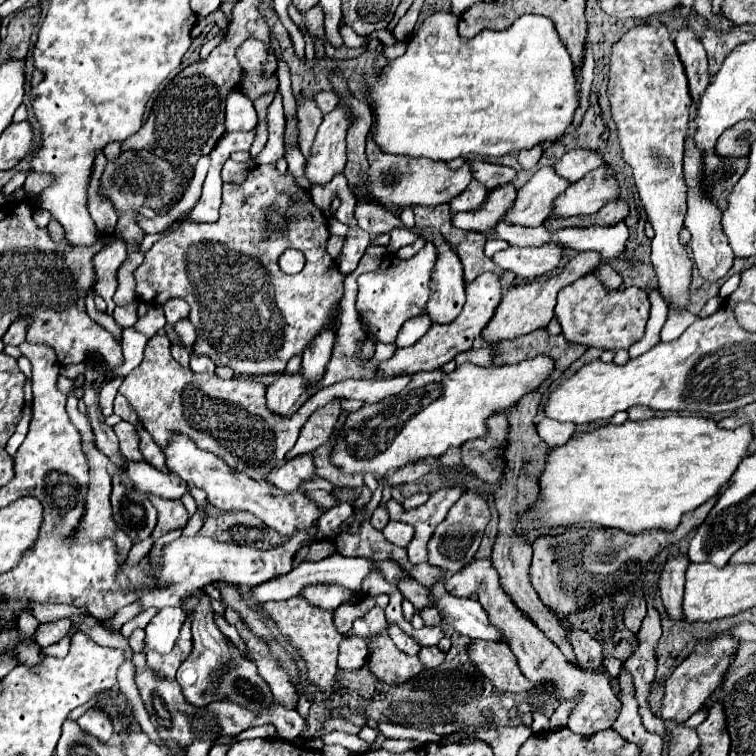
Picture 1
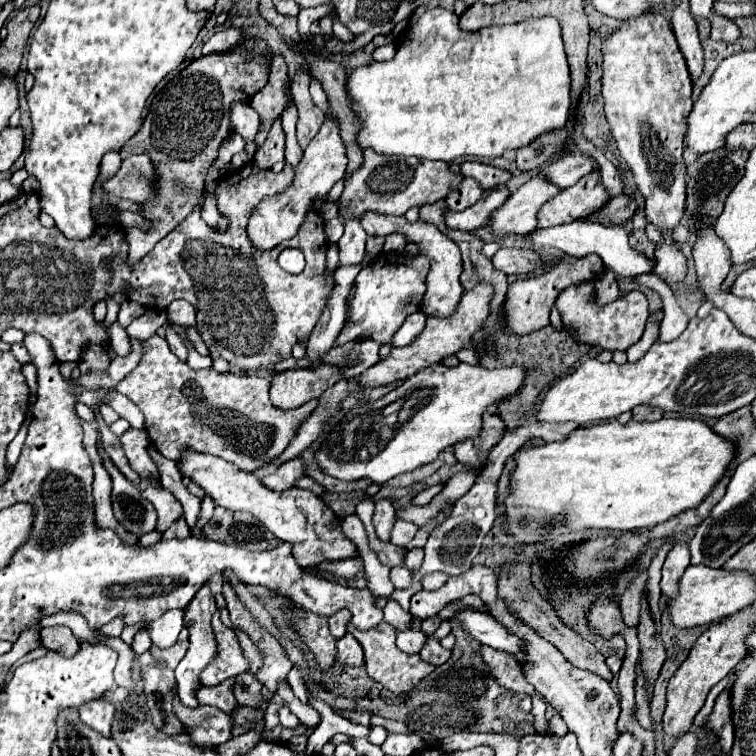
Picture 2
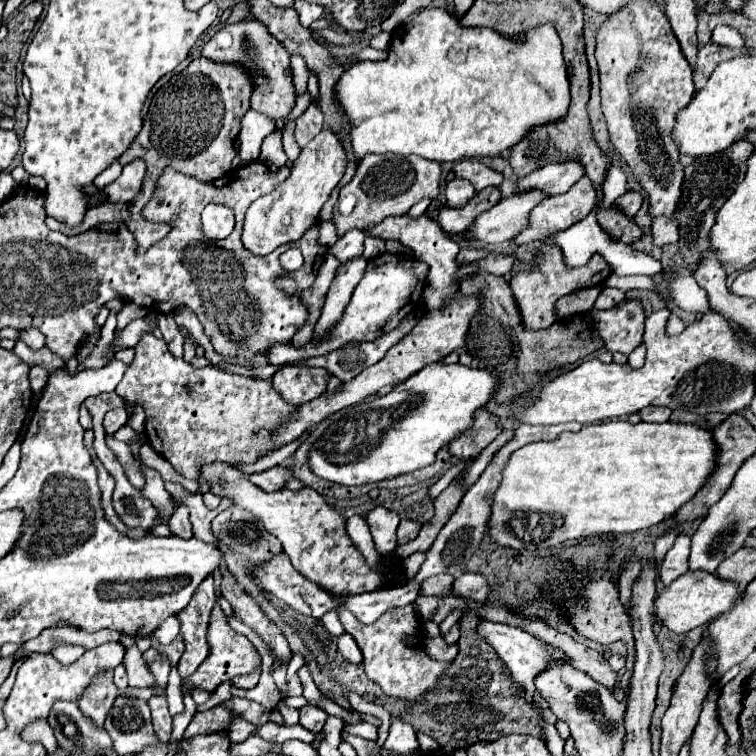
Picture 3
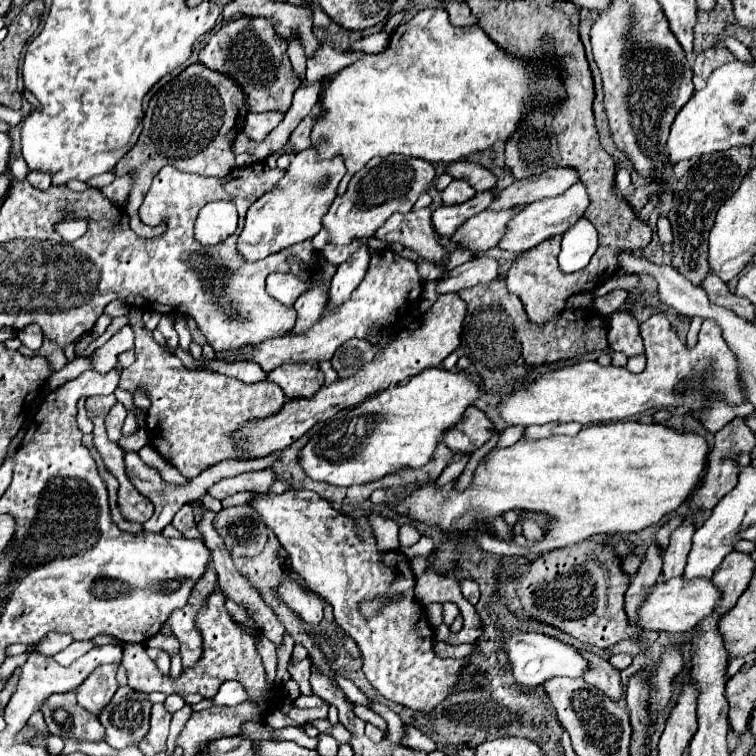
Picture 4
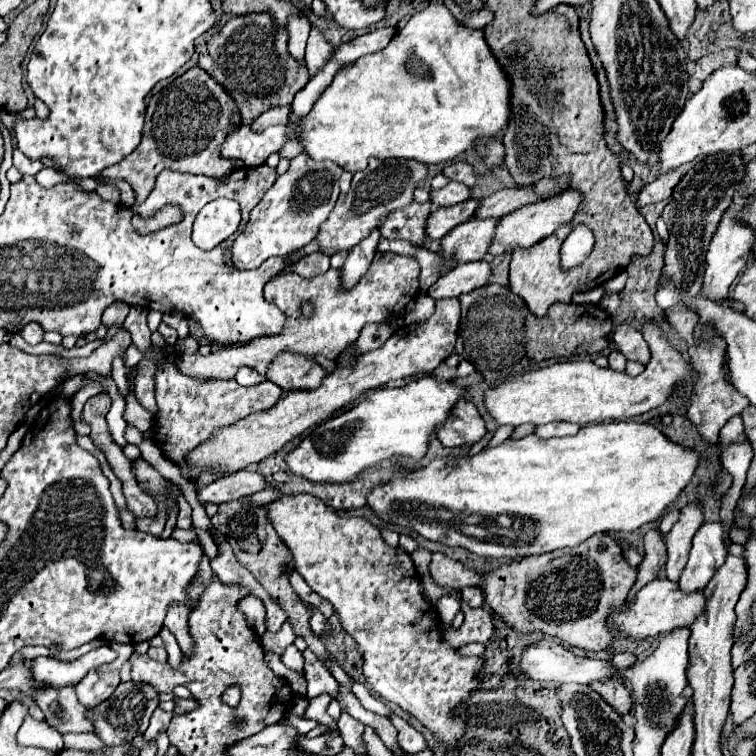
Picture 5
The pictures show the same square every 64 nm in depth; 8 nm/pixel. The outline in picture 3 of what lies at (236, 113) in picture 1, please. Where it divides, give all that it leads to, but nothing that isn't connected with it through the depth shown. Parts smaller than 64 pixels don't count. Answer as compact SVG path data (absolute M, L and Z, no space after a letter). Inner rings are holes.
M248 110L242 118L240 118L240 148L239 155L243 164L249 164L258 160L260 155L260 144L262 140L272 132L270 130L270 124L272 120L268 120L266 116L254 112L254 110ZM256 124L260 124L260 128L256 128Z

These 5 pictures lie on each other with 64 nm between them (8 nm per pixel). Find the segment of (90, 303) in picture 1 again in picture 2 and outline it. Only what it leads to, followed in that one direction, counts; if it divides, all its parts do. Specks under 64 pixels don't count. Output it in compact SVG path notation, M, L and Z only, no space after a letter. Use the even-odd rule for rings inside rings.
M114 322L108 330L110 334L110 343L116 353L120 357L127 356L130 353L130 342L124 328L122 328L118 322Z

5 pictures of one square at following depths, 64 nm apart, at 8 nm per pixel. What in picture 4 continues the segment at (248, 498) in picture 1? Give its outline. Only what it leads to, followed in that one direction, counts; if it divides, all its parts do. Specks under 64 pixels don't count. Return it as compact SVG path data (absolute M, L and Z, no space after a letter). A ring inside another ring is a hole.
M288 490L282 494L250 492L250 496L252 498L250 498L248 506L252 506L262 516L266 526L276 534L282 548L288 552L292 570L308 584L310 590L322 594L322 598L332 604L334 618L336 618L338 626L358 644L358 648L362 652L362 662L364 662L362 670L364 670L368 682L384 698L404 704L404 706L410 706L420 712L430 712L436 704L440 704L452 692L452 686L456 684L460 668L466 664L466 660L452 660L452 658L442 660L434 654L434 650L432 650L434 630L428 624L426 608L414 598L414 574L410 570L408 558L398 550L378 552L366 518L358 518L358 528L356 528L354 518L340 514L338 510L334 510L330 506L328 500L320 498L312 490ZM380 594L390 596L390 598L396 594L404 594L404 598L400 602L386 604L386 608L382 608L382 612L378 612L378 616L374 616L370 620L362 618L358 612L360 600L374 598Z

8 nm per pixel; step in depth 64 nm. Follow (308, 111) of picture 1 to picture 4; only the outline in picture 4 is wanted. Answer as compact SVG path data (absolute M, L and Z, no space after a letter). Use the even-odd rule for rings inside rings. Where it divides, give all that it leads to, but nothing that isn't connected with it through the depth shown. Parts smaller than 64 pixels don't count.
M298 40L288 42L288 56L290 56L290 62L292 62L294 74L304 82L306 80L306 56L304 56L302 44ZM308 114L308 116L296 126L296 130L290 134L290 142L292 142L292 146L294 146L296 152L306 150L306 148L310 146L310 132L312 132L314 124L316 124L316 116L314 116L314 114Z

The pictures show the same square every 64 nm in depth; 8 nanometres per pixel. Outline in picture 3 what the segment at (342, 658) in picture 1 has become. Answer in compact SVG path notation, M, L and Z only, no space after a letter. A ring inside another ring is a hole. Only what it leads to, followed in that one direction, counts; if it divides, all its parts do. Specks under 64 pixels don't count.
M342 634L338 638L338 652L352 664L362 664L362 652L350 634Z

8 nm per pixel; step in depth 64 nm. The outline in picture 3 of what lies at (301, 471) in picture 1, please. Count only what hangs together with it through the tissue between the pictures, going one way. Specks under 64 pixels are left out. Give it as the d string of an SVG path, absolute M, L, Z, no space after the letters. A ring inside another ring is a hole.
M276 466L276 468L270 468L266 472L260 472L260 474L252 474L250 480L260 486L262 490L266 492L276 492L276 490L282 490L284 484L294 478L294 472L290 466Z

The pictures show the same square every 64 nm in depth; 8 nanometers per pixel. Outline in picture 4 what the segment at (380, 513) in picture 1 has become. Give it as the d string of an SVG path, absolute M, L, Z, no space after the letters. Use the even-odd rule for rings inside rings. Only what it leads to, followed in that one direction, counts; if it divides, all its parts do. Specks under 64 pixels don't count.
M372 512L368 516L368 522L376 536L378 550L398 550L398 524L392 518L382 516L380 512Z

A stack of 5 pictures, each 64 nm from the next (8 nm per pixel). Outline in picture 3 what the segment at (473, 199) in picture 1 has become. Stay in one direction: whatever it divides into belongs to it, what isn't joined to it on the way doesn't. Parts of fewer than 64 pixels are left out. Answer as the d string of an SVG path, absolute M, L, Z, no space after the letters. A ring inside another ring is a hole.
M454 178L446 184L446 206L450 208L462 208L476 196L476 188L470 180Z

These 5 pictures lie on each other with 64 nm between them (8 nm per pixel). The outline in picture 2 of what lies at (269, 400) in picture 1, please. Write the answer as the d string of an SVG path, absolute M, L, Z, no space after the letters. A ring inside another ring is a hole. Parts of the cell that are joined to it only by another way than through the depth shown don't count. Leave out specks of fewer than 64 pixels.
M326 364L322 368L298 368L284 370L274 376L270 386L270 400L276 408L292 410L306 404L312 398L318 398L324 390L332 388L338 380L342 380L340 366Z

